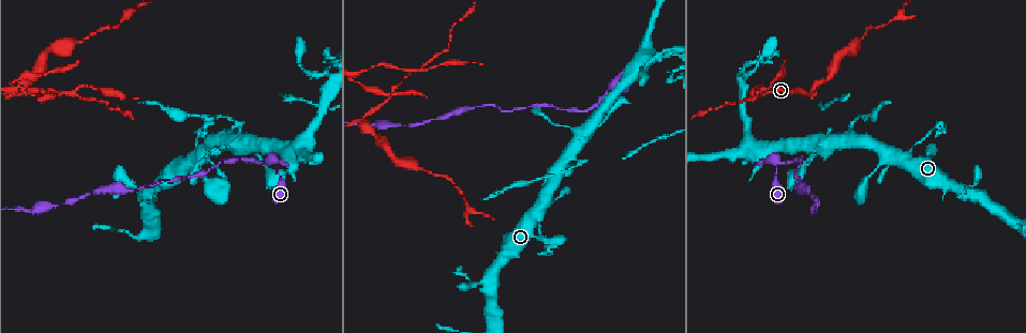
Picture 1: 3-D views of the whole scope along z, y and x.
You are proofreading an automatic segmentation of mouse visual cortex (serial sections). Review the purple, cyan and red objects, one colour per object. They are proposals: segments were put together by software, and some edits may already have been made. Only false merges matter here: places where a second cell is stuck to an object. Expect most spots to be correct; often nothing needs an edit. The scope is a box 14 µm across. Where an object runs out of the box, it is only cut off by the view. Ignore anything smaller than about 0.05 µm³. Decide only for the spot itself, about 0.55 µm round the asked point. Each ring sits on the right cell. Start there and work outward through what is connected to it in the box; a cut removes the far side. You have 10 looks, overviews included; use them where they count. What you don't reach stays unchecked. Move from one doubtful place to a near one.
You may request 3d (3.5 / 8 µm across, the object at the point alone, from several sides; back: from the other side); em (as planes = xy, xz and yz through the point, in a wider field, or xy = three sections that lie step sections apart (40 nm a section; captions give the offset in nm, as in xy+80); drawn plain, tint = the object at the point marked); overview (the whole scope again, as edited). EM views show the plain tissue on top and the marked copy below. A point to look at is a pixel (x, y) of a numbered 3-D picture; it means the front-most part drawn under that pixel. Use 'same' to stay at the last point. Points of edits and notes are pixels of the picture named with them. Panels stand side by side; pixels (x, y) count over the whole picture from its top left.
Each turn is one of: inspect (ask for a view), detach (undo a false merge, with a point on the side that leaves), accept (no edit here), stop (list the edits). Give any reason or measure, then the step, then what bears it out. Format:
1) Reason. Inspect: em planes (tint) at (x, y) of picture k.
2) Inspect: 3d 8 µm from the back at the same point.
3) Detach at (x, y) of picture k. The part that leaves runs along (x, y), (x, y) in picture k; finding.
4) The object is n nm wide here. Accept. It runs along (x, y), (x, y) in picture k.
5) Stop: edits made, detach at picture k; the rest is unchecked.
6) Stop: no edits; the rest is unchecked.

Inspect: 3d 3.5 µm at (576, 164) of picture 1.

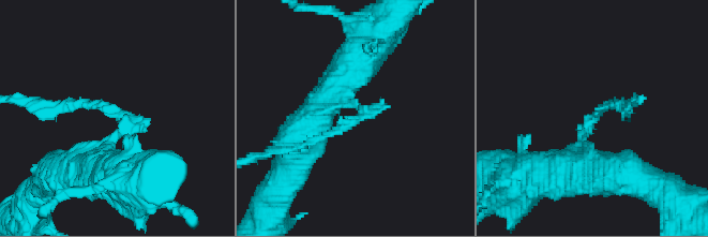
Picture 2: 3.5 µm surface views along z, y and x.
Need the tissue. Inspect: em planes (tint) at (363, 116) of picture 2.

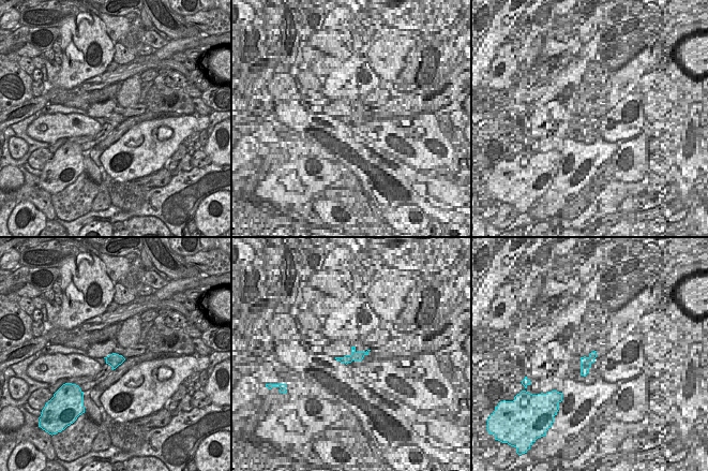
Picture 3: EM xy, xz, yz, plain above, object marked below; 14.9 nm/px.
Inspect: em xy step 2 (tint) at the same point.

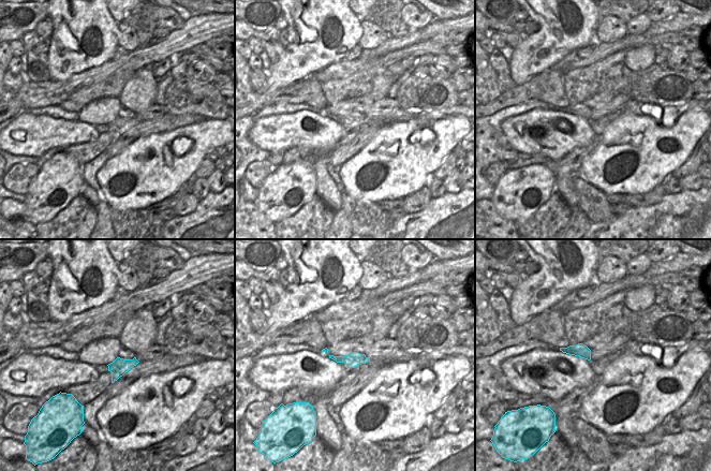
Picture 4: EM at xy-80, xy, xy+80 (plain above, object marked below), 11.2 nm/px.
The arms are 150, 400 nm wide. Detach at (74, 105) of picture 2. Two cells meet here.

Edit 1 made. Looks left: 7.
Inspect: overview.

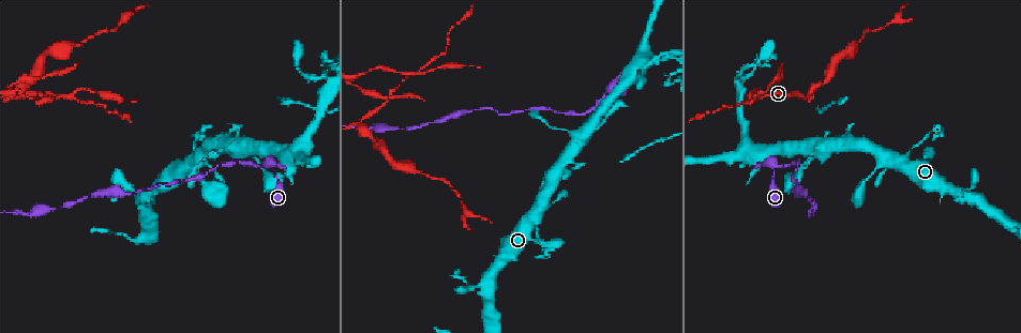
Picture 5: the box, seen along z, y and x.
Arms part here. Inspect: 3d 8 µm at (266, 164) of picture 5.

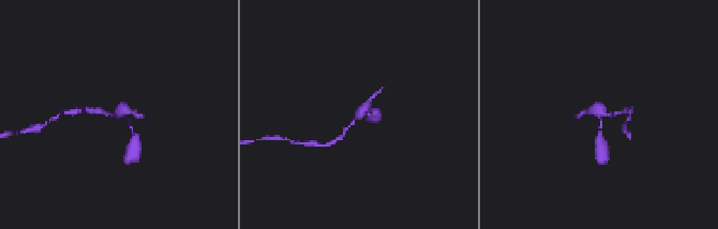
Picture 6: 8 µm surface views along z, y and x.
Zoom in. Inspect: 3d 3.5 µm at (360, 110) of picture 6.

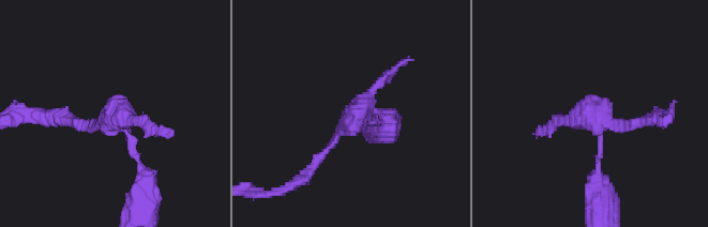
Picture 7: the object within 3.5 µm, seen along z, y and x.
Now the EM. Inspect: em xy step 5 (tint) at (597, 117) of picture 7.

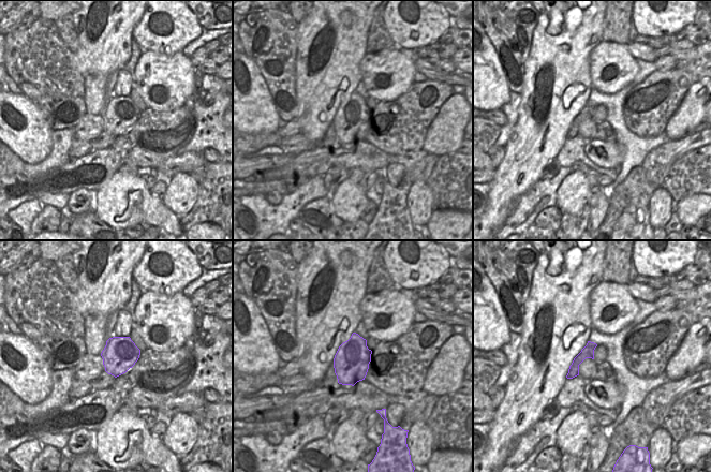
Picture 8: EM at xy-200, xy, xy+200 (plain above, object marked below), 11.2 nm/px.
Accept. It runs along (591, 344), (577, 360), (569, 375) in picture 8; one cell here.

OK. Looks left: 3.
Sharp bend. Inspect: 3d 8 µm at (61, 98) of picture 5.

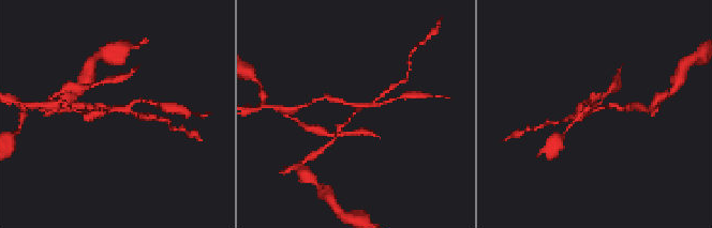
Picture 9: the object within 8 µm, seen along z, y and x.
Shape alone is not enough. Inspect: em xy step 5 (tint) at (593, 110) of picture 9.

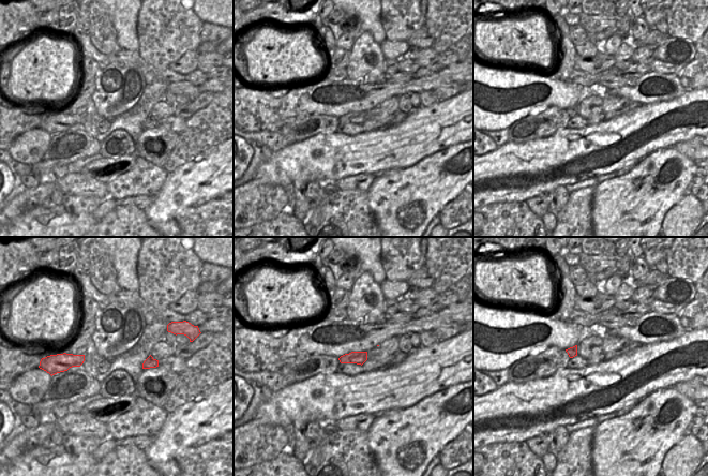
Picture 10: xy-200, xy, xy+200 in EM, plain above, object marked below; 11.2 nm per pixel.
Detach at (98, 114) of picture 9. The part that leaves runs along (116, 109), (92, 116), (73, 109) in picture 9; a second cell is stuck on.

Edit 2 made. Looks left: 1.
Stop: edits made, detach at picture 2, detach at picture 9; the rest is unchecked.

